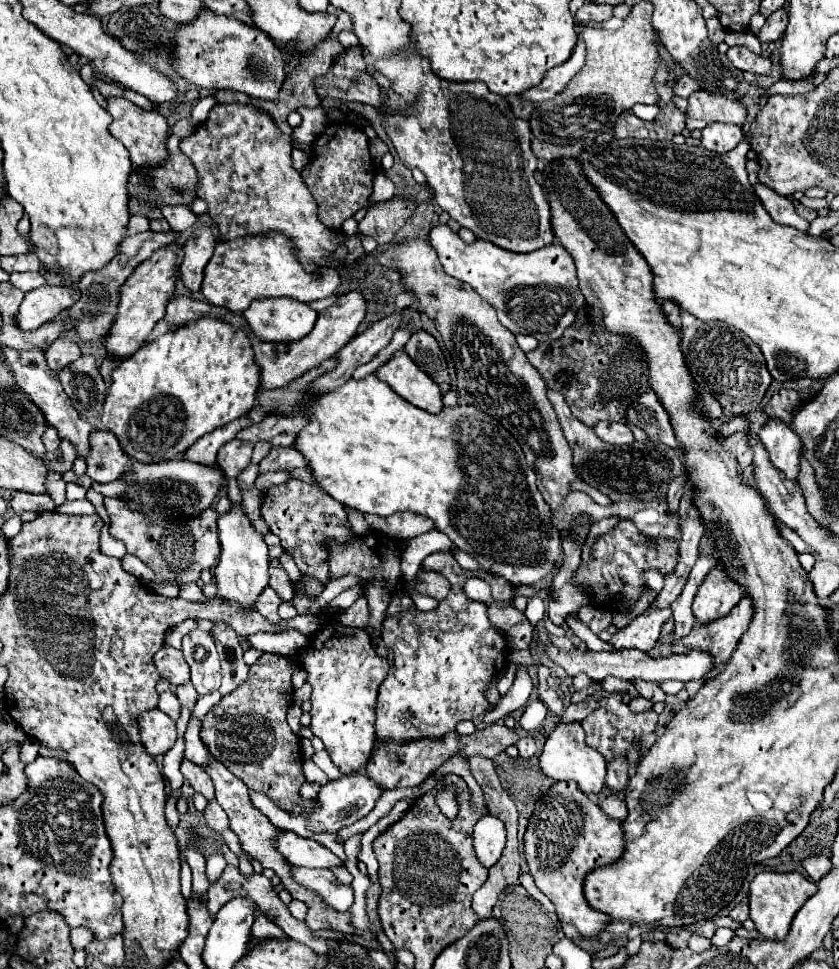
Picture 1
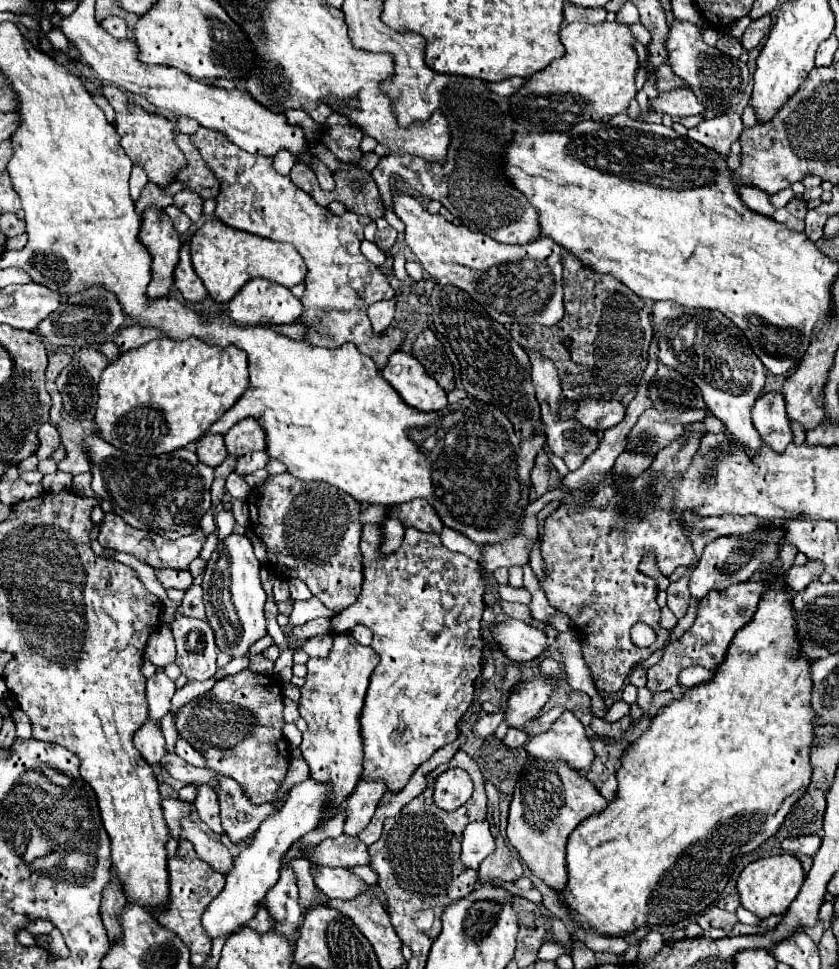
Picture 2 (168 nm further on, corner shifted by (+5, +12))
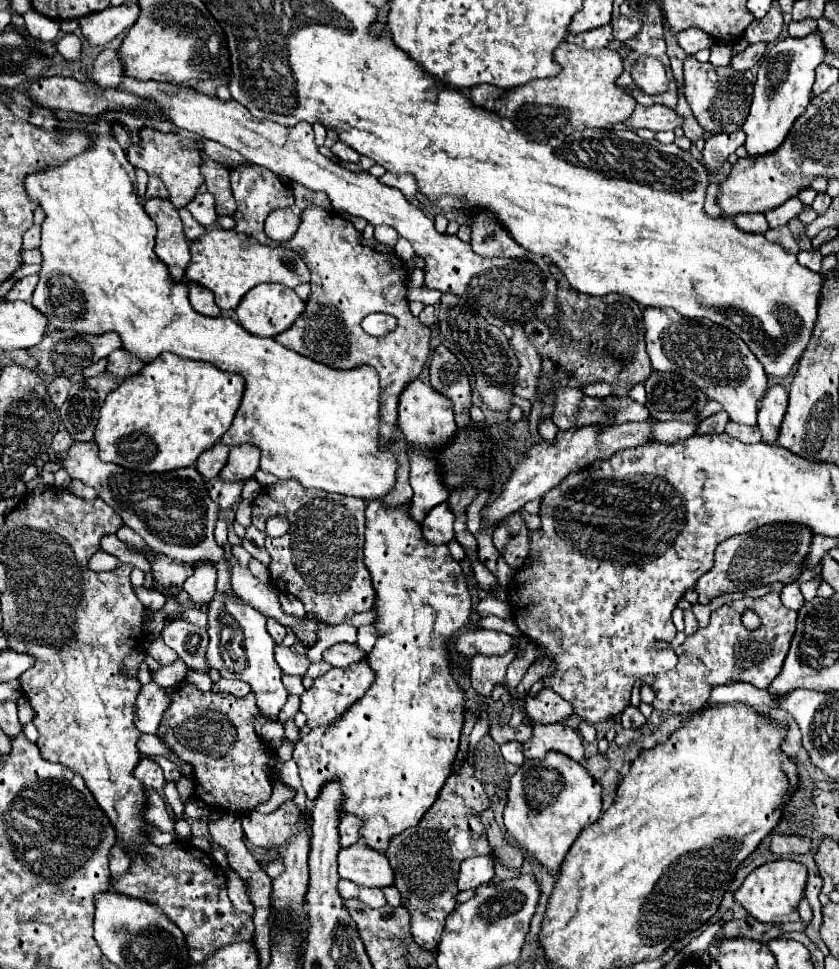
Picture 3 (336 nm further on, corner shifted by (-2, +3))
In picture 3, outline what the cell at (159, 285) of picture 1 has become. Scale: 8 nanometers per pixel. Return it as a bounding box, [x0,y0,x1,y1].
[145,198,191,282]

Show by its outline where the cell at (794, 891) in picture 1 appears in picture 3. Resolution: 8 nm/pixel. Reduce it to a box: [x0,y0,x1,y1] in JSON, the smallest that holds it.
[735,860,807,922]

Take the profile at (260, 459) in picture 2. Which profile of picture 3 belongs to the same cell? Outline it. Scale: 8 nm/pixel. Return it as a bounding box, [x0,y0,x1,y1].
[207,478,245,510]

